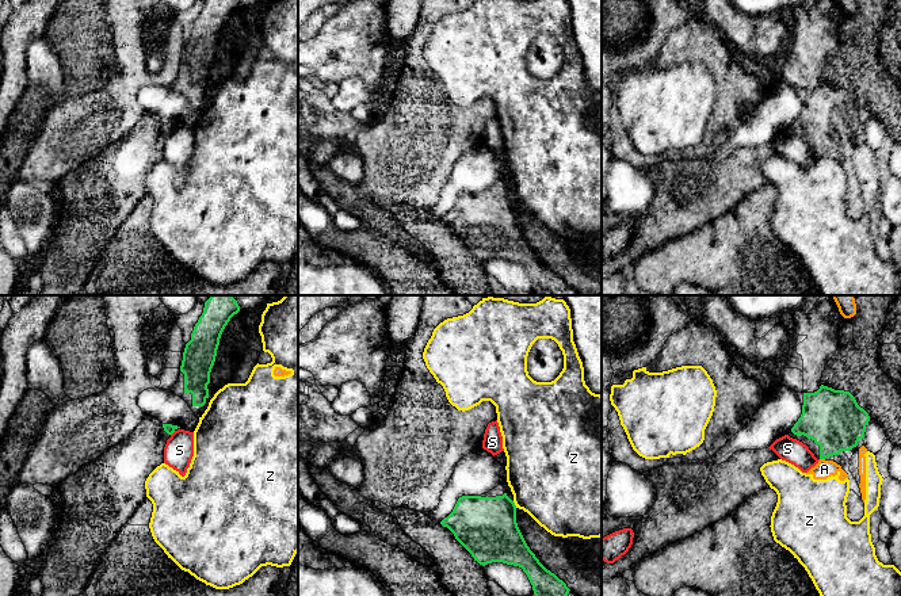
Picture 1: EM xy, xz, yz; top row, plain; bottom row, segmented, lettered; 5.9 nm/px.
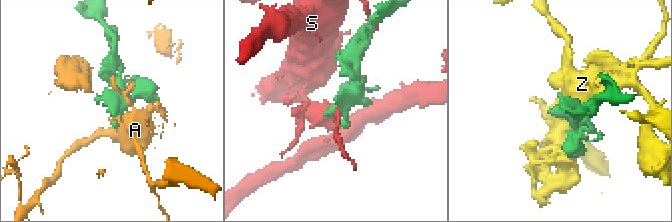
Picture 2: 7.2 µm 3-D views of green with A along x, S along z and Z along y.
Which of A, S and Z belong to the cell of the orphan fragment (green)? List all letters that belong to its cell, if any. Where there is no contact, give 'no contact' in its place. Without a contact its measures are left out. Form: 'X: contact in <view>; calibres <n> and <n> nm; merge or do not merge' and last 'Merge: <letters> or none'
A: contact in yz; calibres 340 and 110 nm; do not merge
S: contact in xy; calibres 60 and 180 nm; do not merge
Z: contact in xz; calibres 360 and 460 nm; do not merge
Merge: none

